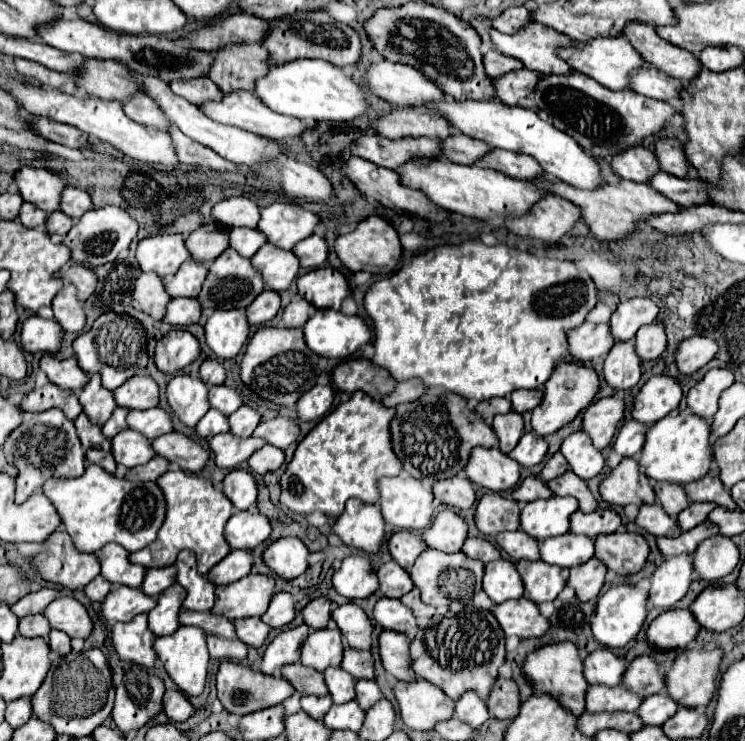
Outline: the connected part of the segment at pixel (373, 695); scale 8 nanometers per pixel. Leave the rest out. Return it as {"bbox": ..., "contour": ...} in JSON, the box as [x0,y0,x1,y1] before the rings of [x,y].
{"bbox":[356,679,382,711],"contour":[[[362,679],[356,683],[356,701],[364,711],[370,709],[380,697],[382,697],[382,693],[380,693],[380,687],[376,685],[376,681]]]}

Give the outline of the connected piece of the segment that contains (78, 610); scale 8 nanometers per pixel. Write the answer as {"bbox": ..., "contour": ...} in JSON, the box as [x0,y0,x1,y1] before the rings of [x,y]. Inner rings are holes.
{"bbox":[44,597,92,639],"contour":[[[74,597],[54,599],[46,607],[44,617],[48,619],[52,629],[64,631],[70,637],[86,639],[90,635],[90,631],[92,631],[92,619],[88,617],[88,611]]]}

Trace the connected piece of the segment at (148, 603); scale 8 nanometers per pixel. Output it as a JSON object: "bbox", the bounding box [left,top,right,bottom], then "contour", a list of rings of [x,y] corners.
{"bbox":[102,587,156,621],"contour":[[[114,587],[102,603],[102,617],[106,621],[130,621],[138,613],[148,613],[152,607],[156,607],[156,599],[144,595],[140,589],[132,587]]]}

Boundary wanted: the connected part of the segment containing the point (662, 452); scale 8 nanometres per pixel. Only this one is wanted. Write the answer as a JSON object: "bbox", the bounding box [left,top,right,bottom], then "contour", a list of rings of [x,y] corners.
{"bbox":[638,411,712,485],"contour":[[[682,411],[676,417],[664,417],[648,427],[646,443],[638,457],[640,469],[646,477],[654,481],[668,481],[676,485],[686,485],[702,479],[712,463],[710,453],[710,425],[706,419]]]}

